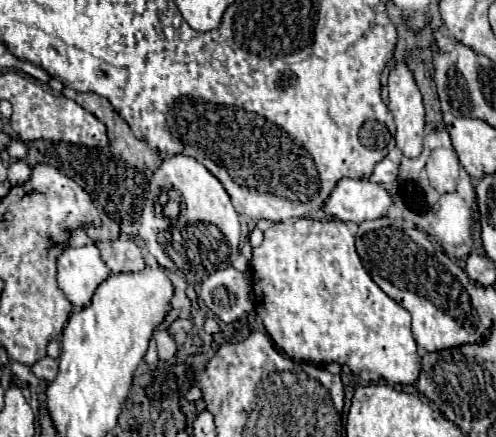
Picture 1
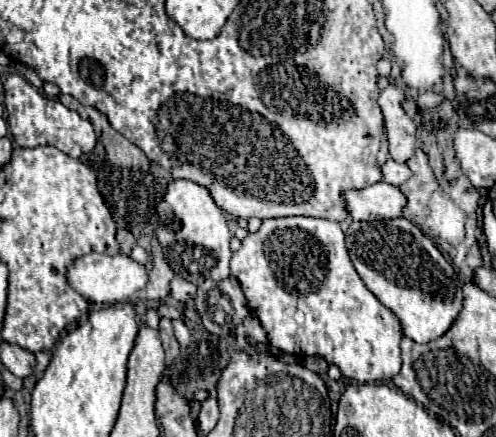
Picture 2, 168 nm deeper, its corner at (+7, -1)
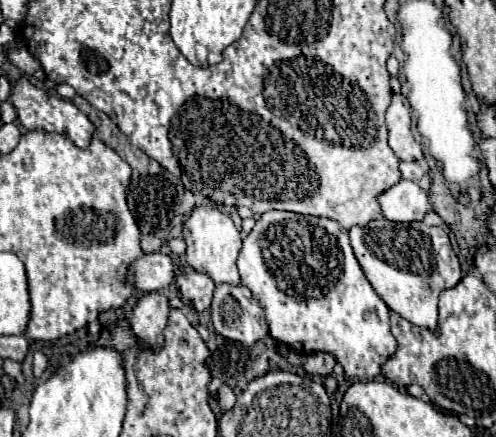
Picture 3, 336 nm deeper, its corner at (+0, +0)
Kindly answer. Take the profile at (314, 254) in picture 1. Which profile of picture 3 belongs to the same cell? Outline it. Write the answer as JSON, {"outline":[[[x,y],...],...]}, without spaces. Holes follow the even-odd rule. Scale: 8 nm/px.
{"outline":[[[268,211],[244,239],[238,255],[238,271],[242,285],[252,291],[252,297],[264,309],[274,341],[286,343],[298,353],[332,353],[344,367],[344,373],[348,377],[358,377],[360,381],[376,379],[382,373],[382,365],[394,357],[398,343],[390,331],[390,309],[364,277],[352,251],[348,229],[338,221],[288,211]]]}

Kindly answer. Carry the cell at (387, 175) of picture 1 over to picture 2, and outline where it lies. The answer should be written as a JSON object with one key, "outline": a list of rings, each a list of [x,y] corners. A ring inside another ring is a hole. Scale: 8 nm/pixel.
{"outline":[[[389,158],[387,164],[385,164],[385,168],[383,168],[383,180],[387,184],[393,184],[393,186],[401,186],[403,182],[407,182],[411,178],[411,174],[413,172],[409,170],[407,164],[399,164],[393,158]]]}

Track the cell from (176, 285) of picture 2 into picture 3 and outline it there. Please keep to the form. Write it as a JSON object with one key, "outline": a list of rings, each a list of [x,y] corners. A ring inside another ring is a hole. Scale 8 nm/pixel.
{"outline":[[[180,273],[174,279],[180,295],[184,297],[184,301],[188,301],[196,311],[206,311],[210,307],[212,301],[212,293],[214,293],[214,281],[204,275],[204,273]]]}

